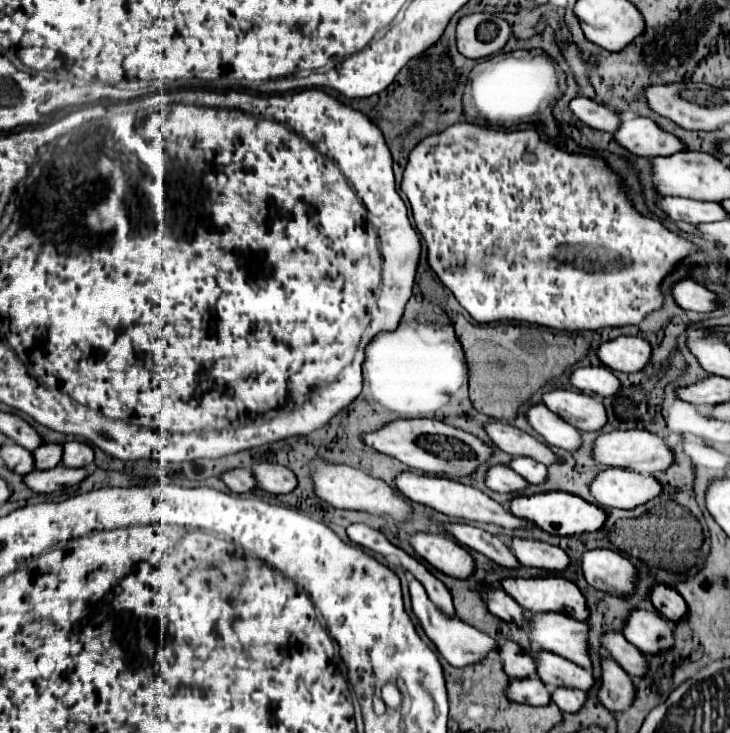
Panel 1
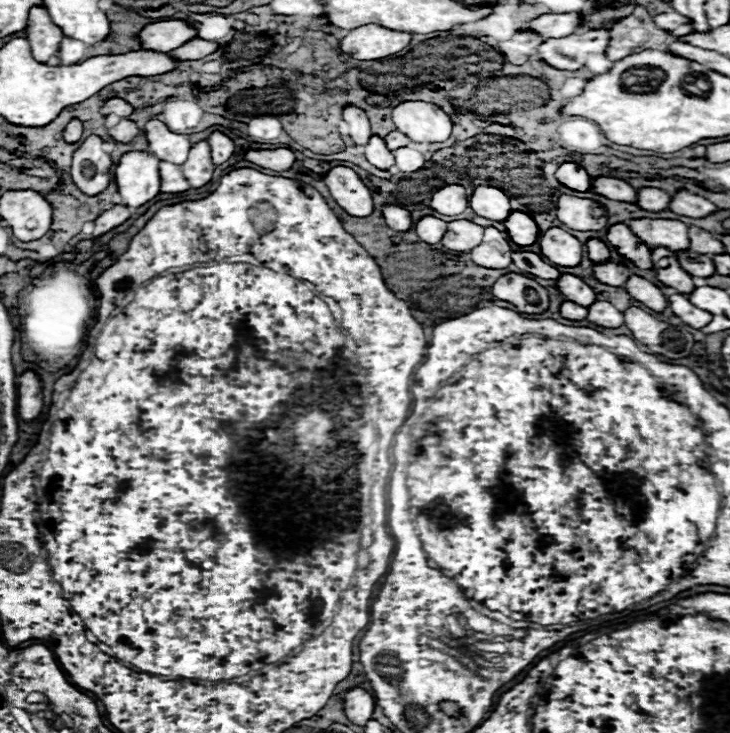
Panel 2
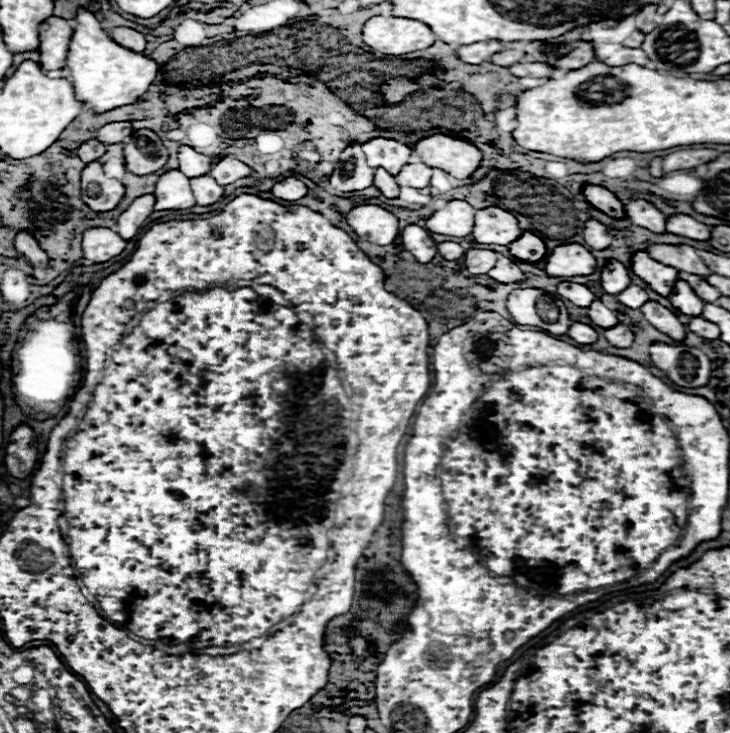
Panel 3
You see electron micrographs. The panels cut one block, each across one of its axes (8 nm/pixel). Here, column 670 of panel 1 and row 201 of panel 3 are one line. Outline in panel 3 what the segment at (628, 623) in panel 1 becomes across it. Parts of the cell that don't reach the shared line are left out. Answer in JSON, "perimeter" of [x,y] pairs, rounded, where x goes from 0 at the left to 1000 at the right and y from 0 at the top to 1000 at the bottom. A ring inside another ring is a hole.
{"perimeter":[[[858,273],[858,295],[868,308],[885,311],[896,319],[912,317],[912,295],[885,273]]]}

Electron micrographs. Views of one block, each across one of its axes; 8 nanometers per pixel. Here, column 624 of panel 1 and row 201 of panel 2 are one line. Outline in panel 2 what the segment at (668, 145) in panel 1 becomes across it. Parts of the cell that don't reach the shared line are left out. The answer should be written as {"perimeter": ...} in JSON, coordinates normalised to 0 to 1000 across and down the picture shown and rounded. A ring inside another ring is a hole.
{"perimeter":[[[175,207],[159,224],[156,243],[167,278],[186,286],[219,262],[216,216],[205,207]]]}

